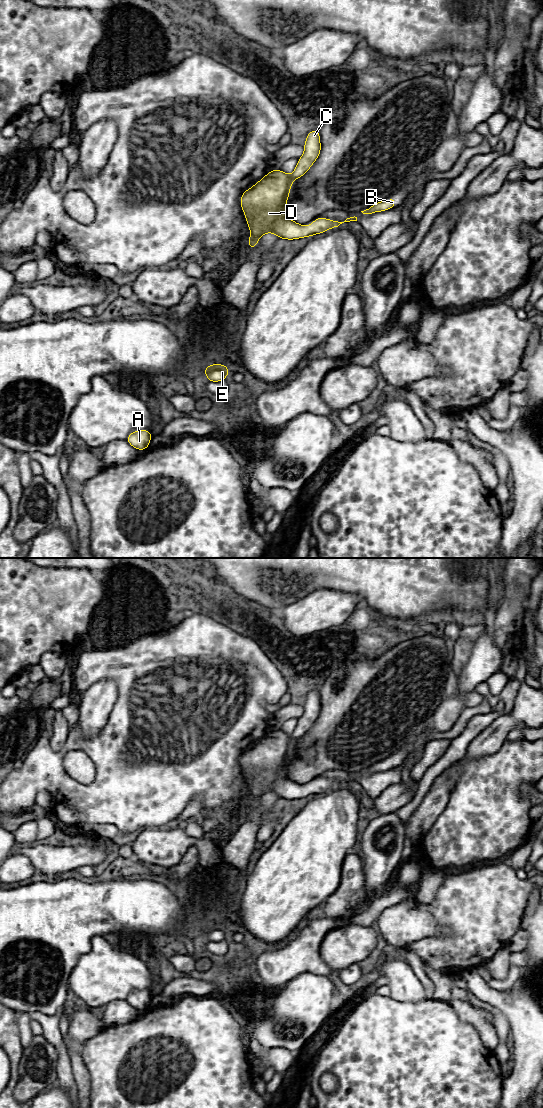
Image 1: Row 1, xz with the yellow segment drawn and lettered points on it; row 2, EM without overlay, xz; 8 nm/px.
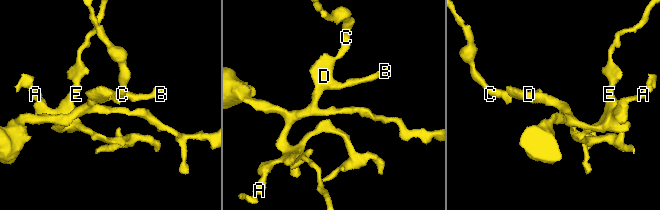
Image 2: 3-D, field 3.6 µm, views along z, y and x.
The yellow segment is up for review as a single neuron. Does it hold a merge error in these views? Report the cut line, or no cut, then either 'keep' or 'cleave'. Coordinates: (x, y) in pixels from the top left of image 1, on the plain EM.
cut in xz along (289, 735), (293, 740); cleave

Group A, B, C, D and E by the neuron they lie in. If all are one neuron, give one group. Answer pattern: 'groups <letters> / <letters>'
groups A B D E / C

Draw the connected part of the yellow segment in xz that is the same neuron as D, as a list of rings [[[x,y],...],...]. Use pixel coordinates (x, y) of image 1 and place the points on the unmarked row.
[[[273,729],[255,745],[243,752],[240,757],[240,765],[250,789],[248,801],[248,807],[250,809],[255,808],[259,802],[259,798],[266,793],[273,793],[277,795],[279,799],[295,800],[324,793],[344,783],[318,777],[311,785],[304,786],[289,779],[286,774],[286,764],[292,743],[293,739],[290,735],[280,729]]]

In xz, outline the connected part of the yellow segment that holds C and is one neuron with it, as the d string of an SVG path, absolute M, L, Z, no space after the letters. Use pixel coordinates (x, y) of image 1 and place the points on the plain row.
M312 690L308 693L304 707L303 715L298 718L298 723L292 734L294 740L301 738L317 720L321 712L320 692Z

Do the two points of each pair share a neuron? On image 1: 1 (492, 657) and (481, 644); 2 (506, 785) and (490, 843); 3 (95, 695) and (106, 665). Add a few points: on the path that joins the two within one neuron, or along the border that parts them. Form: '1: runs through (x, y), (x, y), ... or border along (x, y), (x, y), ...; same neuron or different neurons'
1: runs through (489, 654), (484, 647); same neuron
2: runs through (492, 799), (490, 801), (490, 829); same neuron
3: border along (118, 686), (106, 675), (82, 692); different neurons

